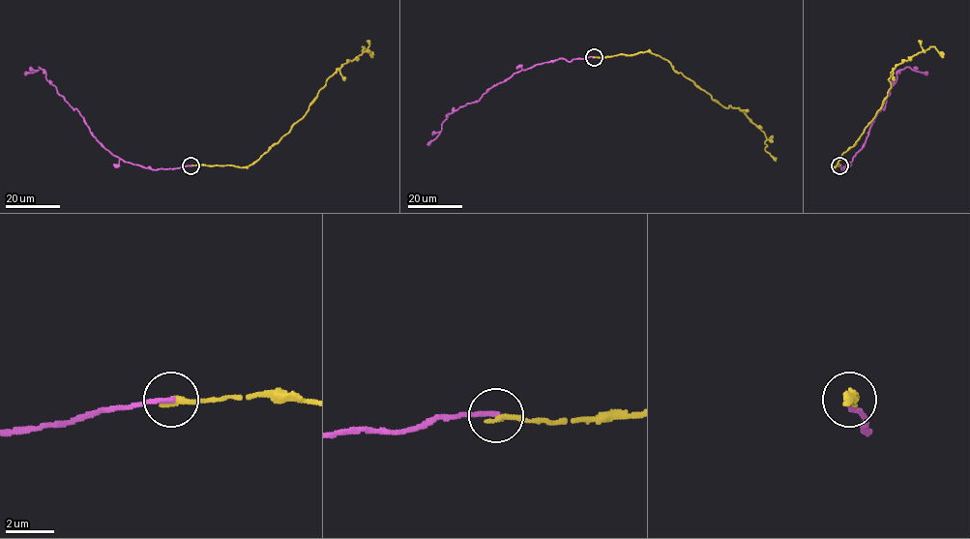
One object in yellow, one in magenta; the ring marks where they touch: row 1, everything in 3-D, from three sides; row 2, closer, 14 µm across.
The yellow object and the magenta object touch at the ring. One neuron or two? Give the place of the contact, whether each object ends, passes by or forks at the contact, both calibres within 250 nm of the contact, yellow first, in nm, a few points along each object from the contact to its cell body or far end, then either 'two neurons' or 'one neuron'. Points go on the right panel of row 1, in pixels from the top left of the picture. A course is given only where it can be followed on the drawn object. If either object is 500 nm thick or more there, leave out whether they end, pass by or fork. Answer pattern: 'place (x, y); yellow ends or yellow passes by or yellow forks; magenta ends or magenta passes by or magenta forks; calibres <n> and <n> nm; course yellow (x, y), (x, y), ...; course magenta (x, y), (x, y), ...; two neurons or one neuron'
place (839, 165); yellow ends; magenta ends; calibres 260 and 220 nm; course yellow (839, 165), (835, 166), (841, 155), (853, 145), (887, 96), (891, 72), (897, 65), (930, 46), (942, 58); course magenta (839, 165), (844, 168), (841, 169), (862, 148), (876, 114), (885, 105), (896, 74), (910, 67), (927, 74); two neurons

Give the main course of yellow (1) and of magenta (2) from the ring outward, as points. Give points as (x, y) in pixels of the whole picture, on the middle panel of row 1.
1: (594, 57), (650, 51), (665, 59), (720, 104), (738, 107), (746, 114), (764, 134), (765, 151), (775, 160)
2: (594, 57), (570, 62), (562, 58), (515, 73), (494, 84), (479, 100), (449, 113), (440, 134), (426, 145)

